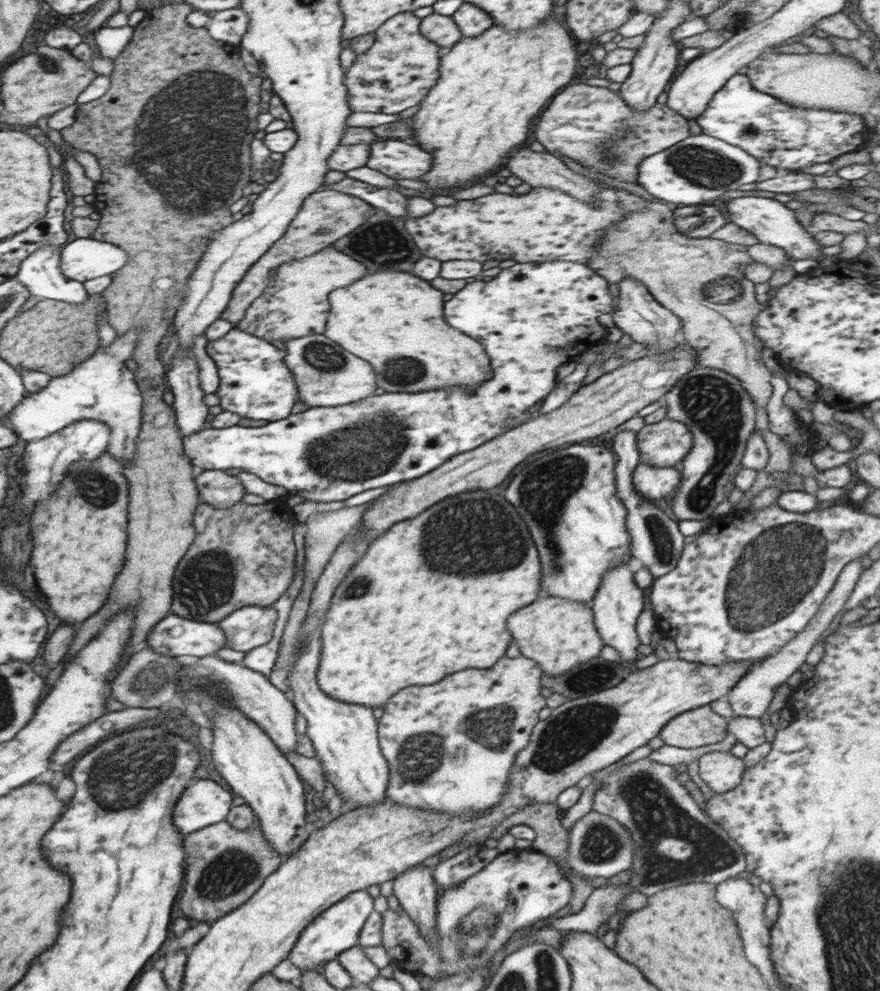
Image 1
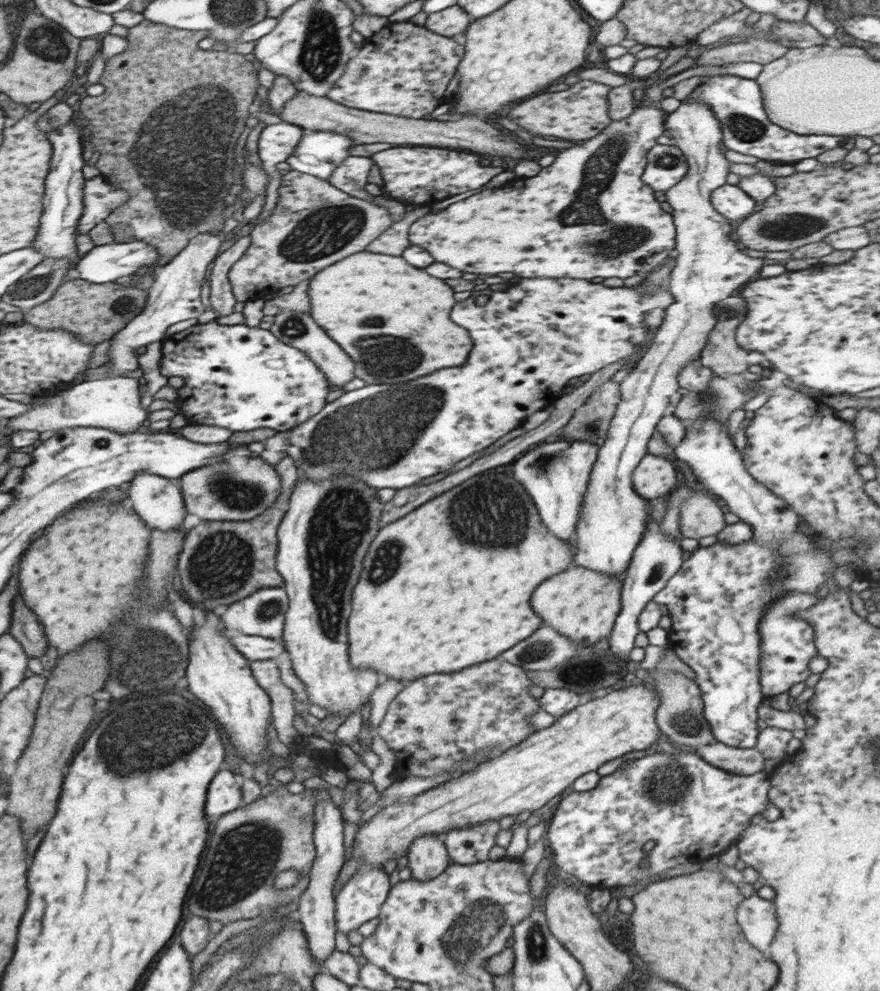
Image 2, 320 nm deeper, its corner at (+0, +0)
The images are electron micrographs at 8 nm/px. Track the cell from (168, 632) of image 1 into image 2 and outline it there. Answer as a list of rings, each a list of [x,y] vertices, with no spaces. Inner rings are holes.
[[[227,633],[229,641],[239,650],[248,661],[264,661],[280,656],[285,650],[282,639],[269,639],[242,635],[239,633]]]

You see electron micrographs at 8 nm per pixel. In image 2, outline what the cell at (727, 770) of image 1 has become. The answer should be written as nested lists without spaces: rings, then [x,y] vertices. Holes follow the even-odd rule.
[[[714,743],[697,750],[704,761],[712,766],[737,775],[752,775],[766,770],[765,756],[755,747],[740,749]]]

